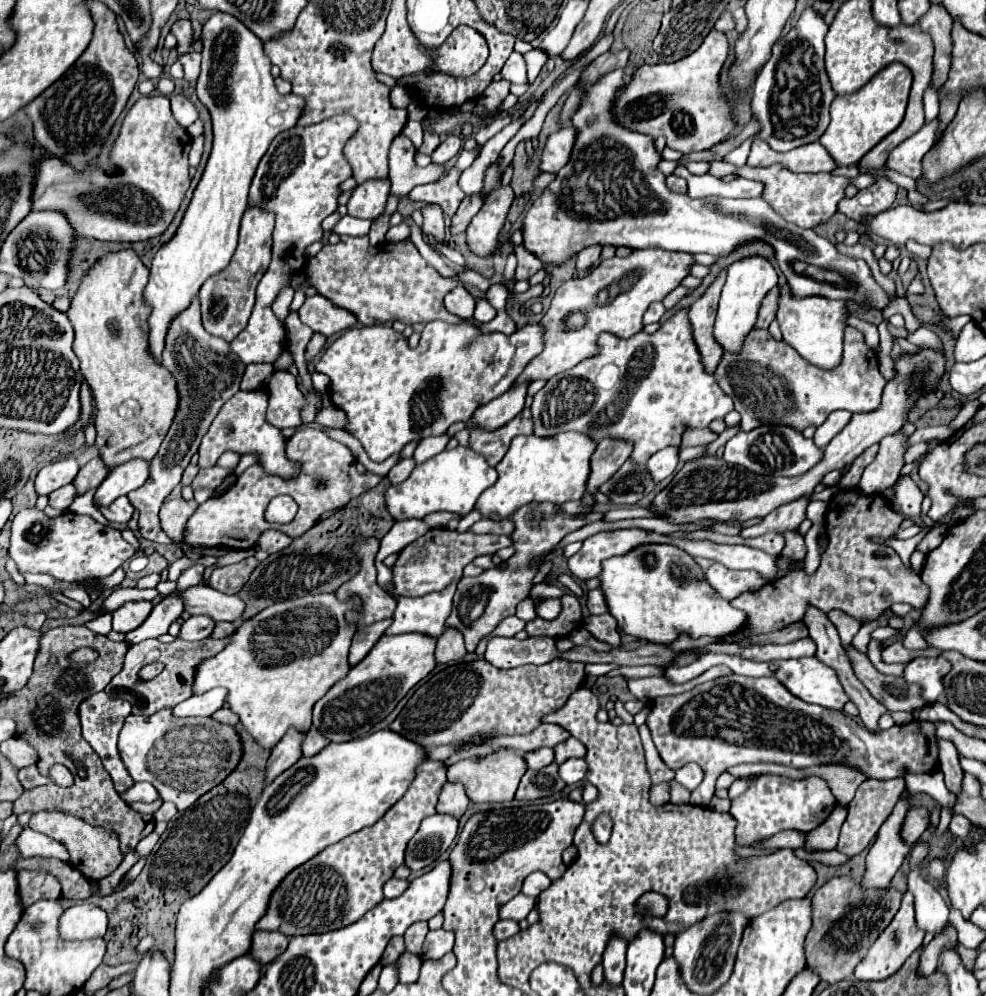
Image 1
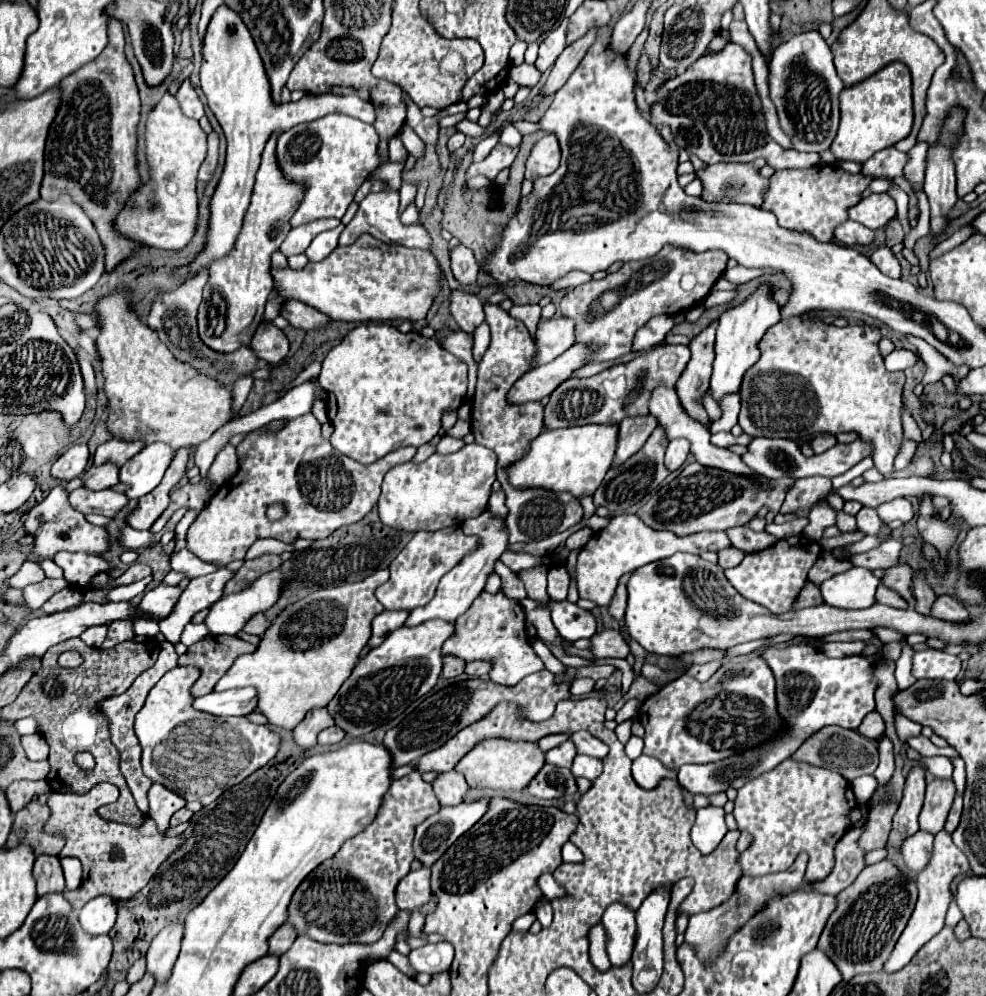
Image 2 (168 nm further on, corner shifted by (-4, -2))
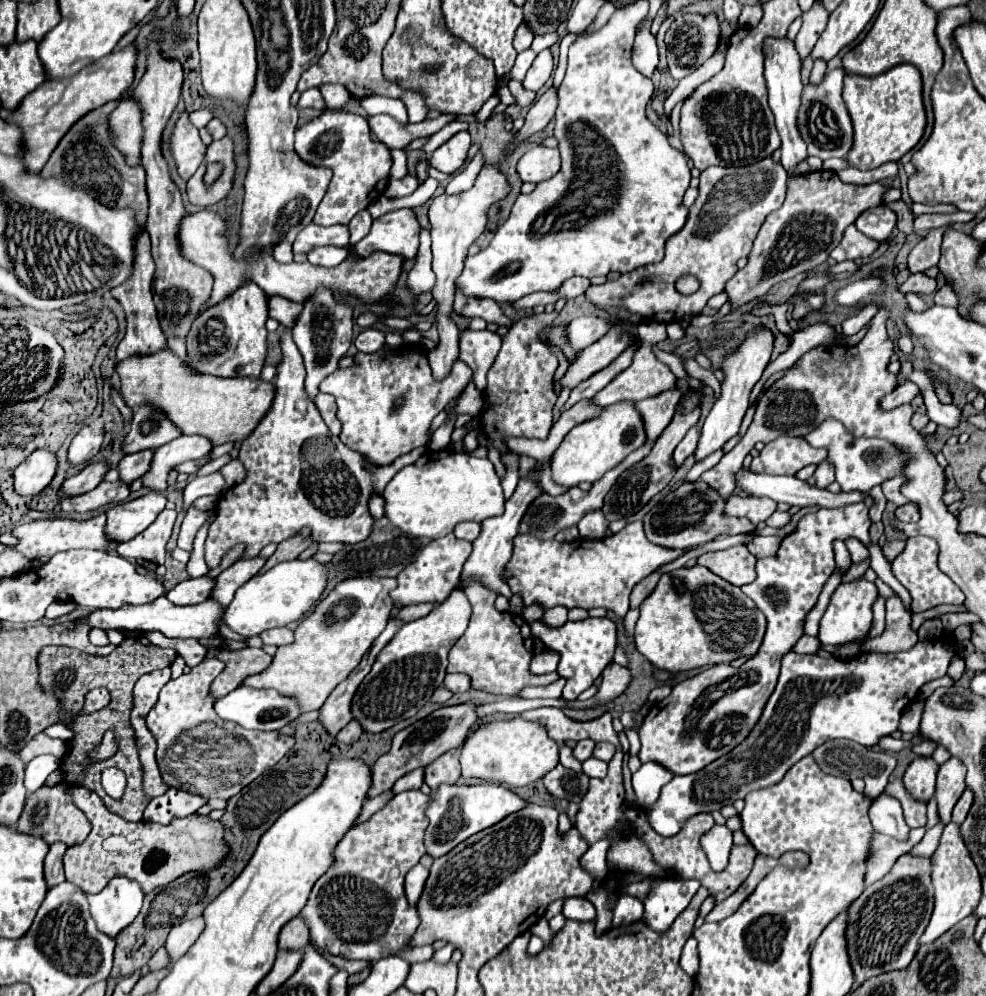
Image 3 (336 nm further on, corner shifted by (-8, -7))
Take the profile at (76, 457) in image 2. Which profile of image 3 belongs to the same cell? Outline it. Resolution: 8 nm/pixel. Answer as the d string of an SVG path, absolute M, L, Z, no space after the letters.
M90 428L80 430L70 444L68 462L74 466L88 464L98 454L100 444L102 444L102 434L94 434Z

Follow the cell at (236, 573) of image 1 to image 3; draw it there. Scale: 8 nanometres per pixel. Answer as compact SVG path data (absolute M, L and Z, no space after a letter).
M304 530L302 534L298 534L298 536L290 538L290 540L284 540L284 542L276 548L276 552L266 560L266 564L264 564L264 568L262 568L260 572L270 570L270 568L272 568L272 566L276 566L278 562L288 562L288 560L298 558L298 556L300 556L308 546L310 546L308 530Z

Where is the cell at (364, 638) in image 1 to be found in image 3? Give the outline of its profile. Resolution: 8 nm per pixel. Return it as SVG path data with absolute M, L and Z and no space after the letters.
M414 604L414 606L406 606L406 608L400 608L396 612L396 620L400 620L402 624L408 624L412 620L418 620L422 616L426 616L428 612L434 610L434 604Z

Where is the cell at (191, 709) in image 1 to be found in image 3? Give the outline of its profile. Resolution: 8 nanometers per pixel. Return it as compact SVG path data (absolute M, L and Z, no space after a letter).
M240 686L230 694L226 694L224 698L216 700L214 710L222 720L238 722L242 728L254 728L254 730L278 730L300 716L300 710L294 698L280 696L276 690L256 690L246 686Z

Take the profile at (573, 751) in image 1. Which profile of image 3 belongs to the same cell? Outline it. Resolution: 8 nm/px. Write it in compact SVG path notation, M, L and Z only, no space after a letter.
M598 742L592 756L598 760L604 760L604 762L610 762L614 756L614 746L610 742Z

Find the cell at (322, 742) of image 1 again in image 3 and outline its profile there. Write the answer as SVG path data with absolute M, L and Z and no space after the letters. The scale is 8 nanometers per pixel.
M352 720L352 722L348 722L348 724L346 724L346 728L344 728L344 730L340 730L340 732L336 734L336 740L344 742L344 744L352 744L352 742L356 742L356 740L360 738L360 734L362 734L360 724L358 724L356 720Z

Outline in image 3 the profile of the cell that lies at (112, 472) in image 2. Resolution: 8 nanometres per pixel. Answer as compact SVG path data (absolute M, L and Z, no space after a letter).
M142 450L142 452L136 452L136 454L126 454L116 466L118 472L120 472L120 482L132 484L134 480L138 480L150 468L150 460L152 460L150 450Z

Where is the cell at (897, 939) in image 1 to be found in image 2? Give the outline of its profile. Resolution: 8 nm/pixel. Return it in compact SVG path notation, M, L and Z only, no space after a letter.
M940 831L936 833L936 839L934 839L934 849L932 849L932 857L928 861L928 865L924 867L924 871L918 875L918 903L916 903L916 909L912 913L912 919L908 921L908 927L904 929L896 949L892 951L888 963L884 965L884 971L900 971L902 967L906 967L910 963L910 959L918 953L918 949L928 943L936 933L942 931L944 927L944 919L946 919L946 911L948 911L948 905L952 901L952 883L954 879L960 875L968 875L970 873L970 867L968 867L968 859L966 855L952 843L950 839L950 833L948 831Z

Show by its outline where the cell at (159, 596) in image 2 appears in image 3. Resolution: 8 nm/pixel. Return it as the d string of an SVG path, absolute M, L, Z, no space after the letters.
M208 576L194 578L194 580L184 580L176 584L172 590L166 592L166 598L176 604L176 606L192 606L208 600L210 590L214 586L214 580Z

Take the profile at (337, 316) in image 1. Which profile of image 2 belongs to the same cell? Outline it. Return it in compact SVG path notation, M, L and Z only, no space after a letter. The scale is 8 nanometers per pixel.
M286 299L282 303L282 311L280 315L284 319L288 319L288 323L292 327L298 327L298 329L314 329L314 327L320 327L320 325L326 325L330 319L316 311L314 307L308 307L306 303L300 303L300 301L294 301L294 299Z

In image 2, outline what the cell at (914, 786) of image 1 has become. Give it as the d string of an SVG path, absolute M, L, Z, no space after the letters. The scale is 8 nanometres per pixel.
M872 775L856 777L856 779L852 779L852 789L854 789L854 795L856 795L858 803L864 805L870 799L870 793L876 789L876 779Z

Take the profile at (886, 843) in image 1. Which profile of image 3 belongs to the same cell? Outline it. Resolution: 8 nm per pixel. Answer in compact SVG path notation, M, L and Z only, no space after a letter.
M926 756L916 758L904 774L906 792L914 800L924 800L924 804L928 804L928 800L934 796L936 772L938 772L938 766L932 758L926 758Z

